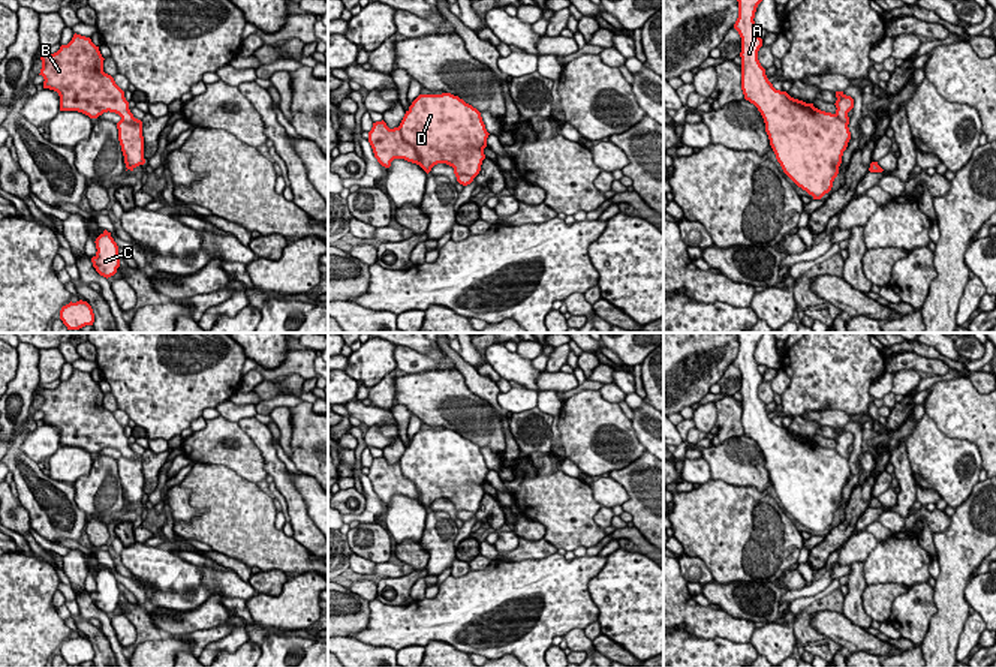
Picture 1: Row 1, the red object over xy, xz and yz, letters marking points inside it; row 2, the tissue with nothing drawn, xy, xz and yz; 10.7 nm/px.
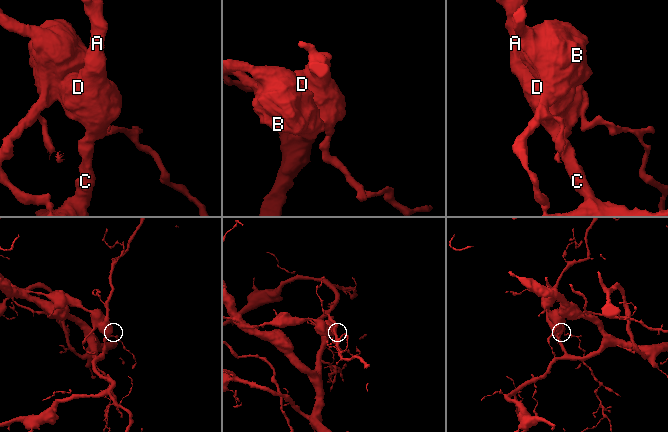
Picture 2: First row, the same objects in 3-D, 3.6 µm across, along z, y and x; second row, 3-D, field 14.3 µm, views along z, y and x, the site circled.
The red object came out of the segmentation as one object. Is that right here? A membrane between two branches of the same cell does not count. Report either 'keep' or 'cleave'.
cleave

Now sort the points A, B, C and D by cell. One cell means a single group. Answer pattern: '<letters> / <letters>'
A C D / B

